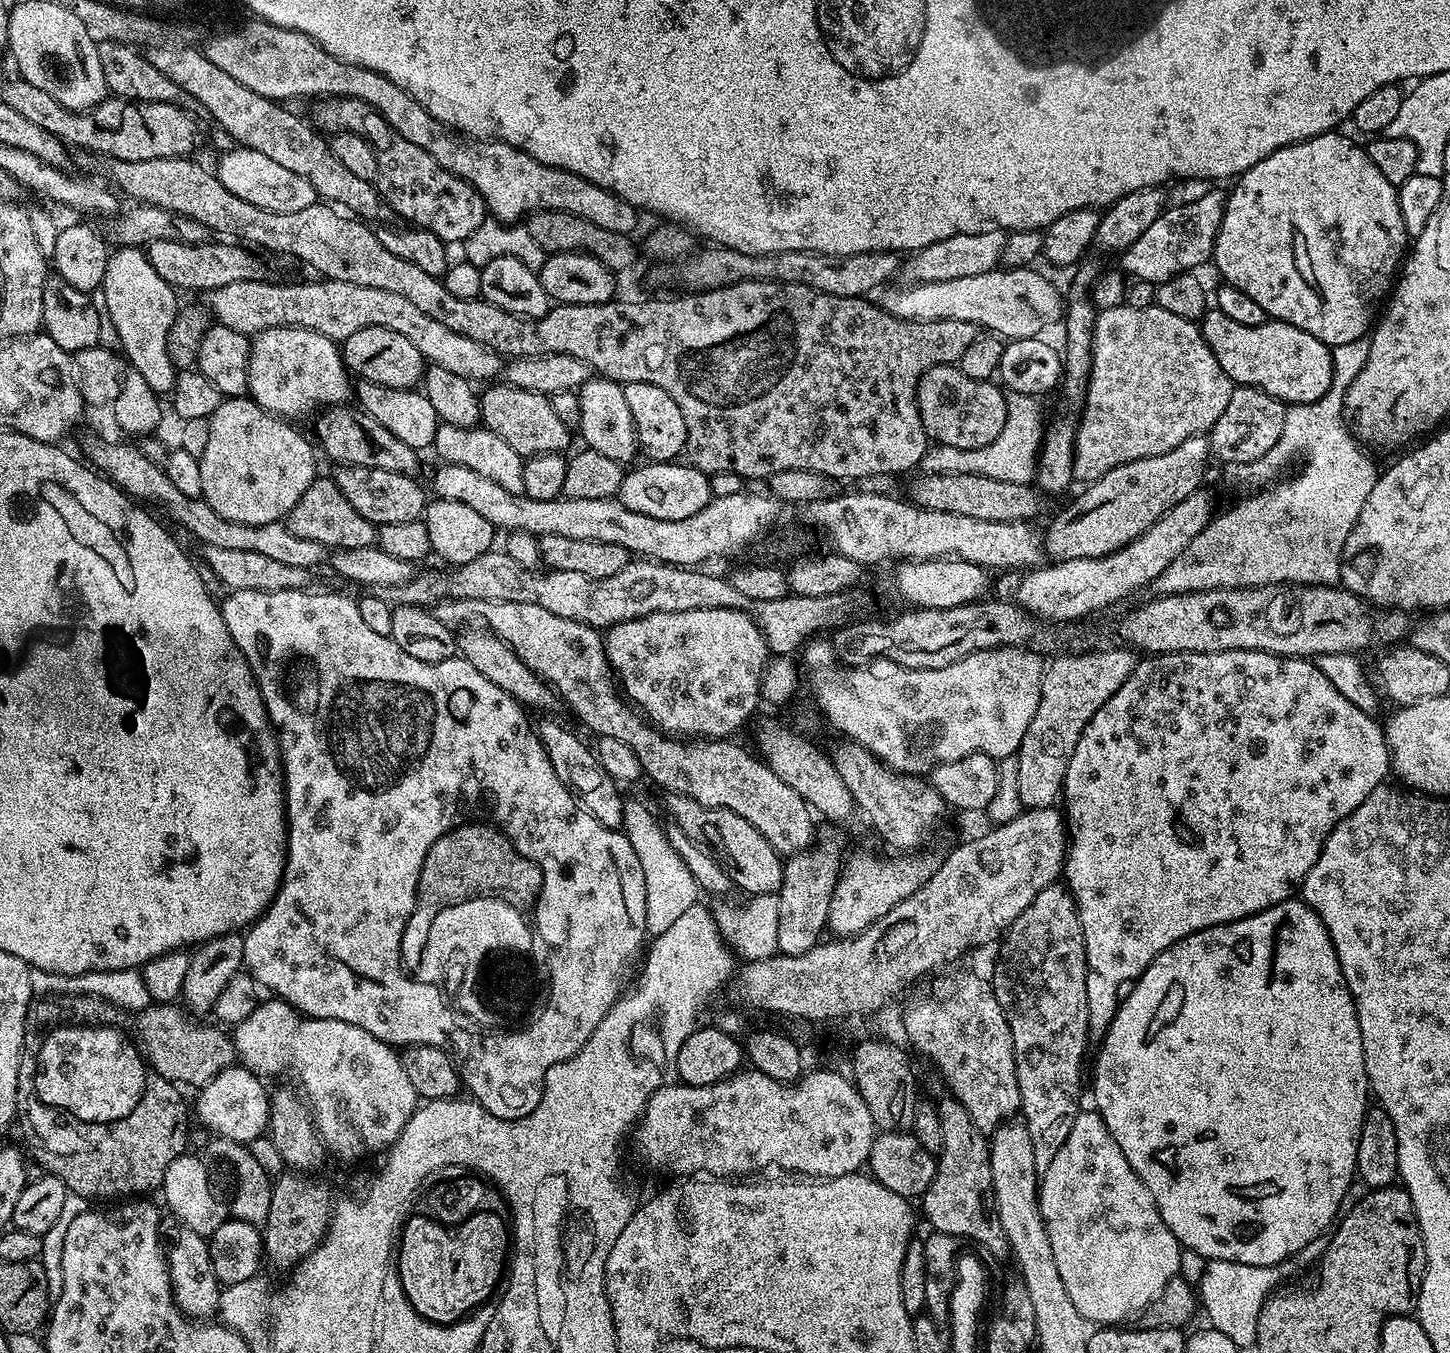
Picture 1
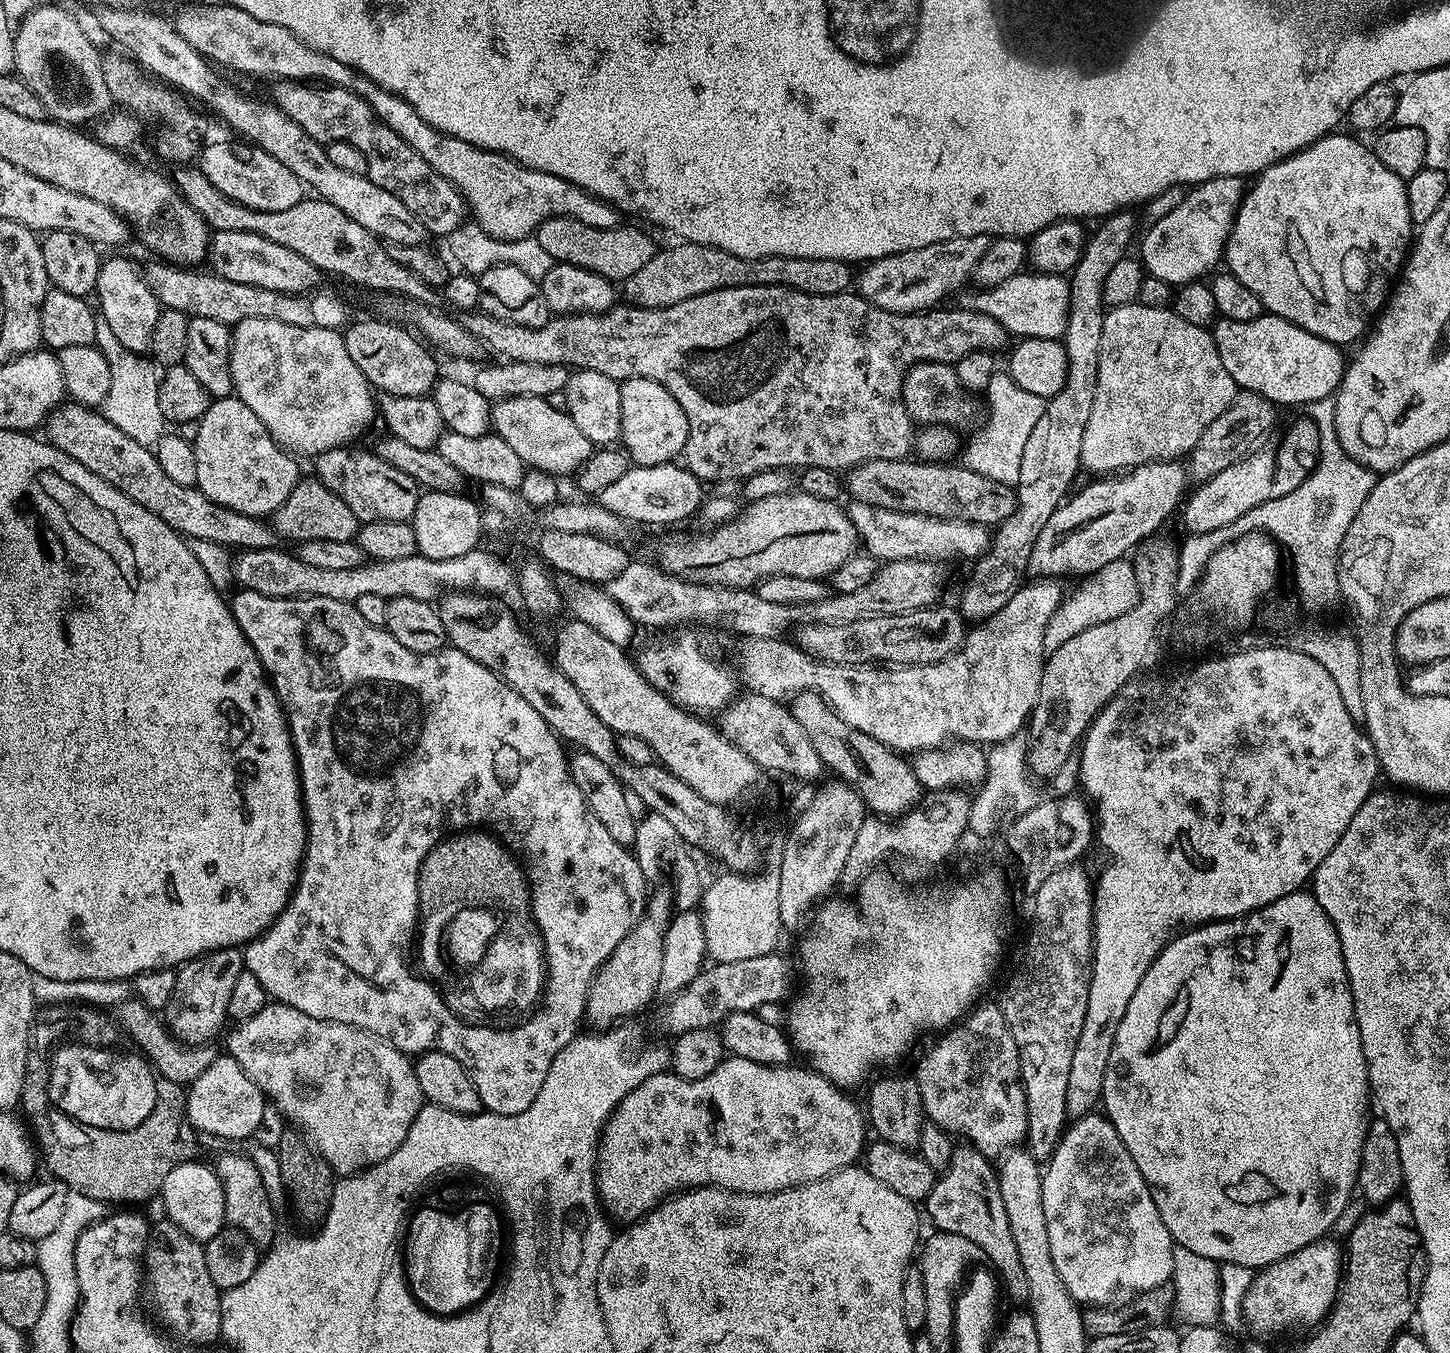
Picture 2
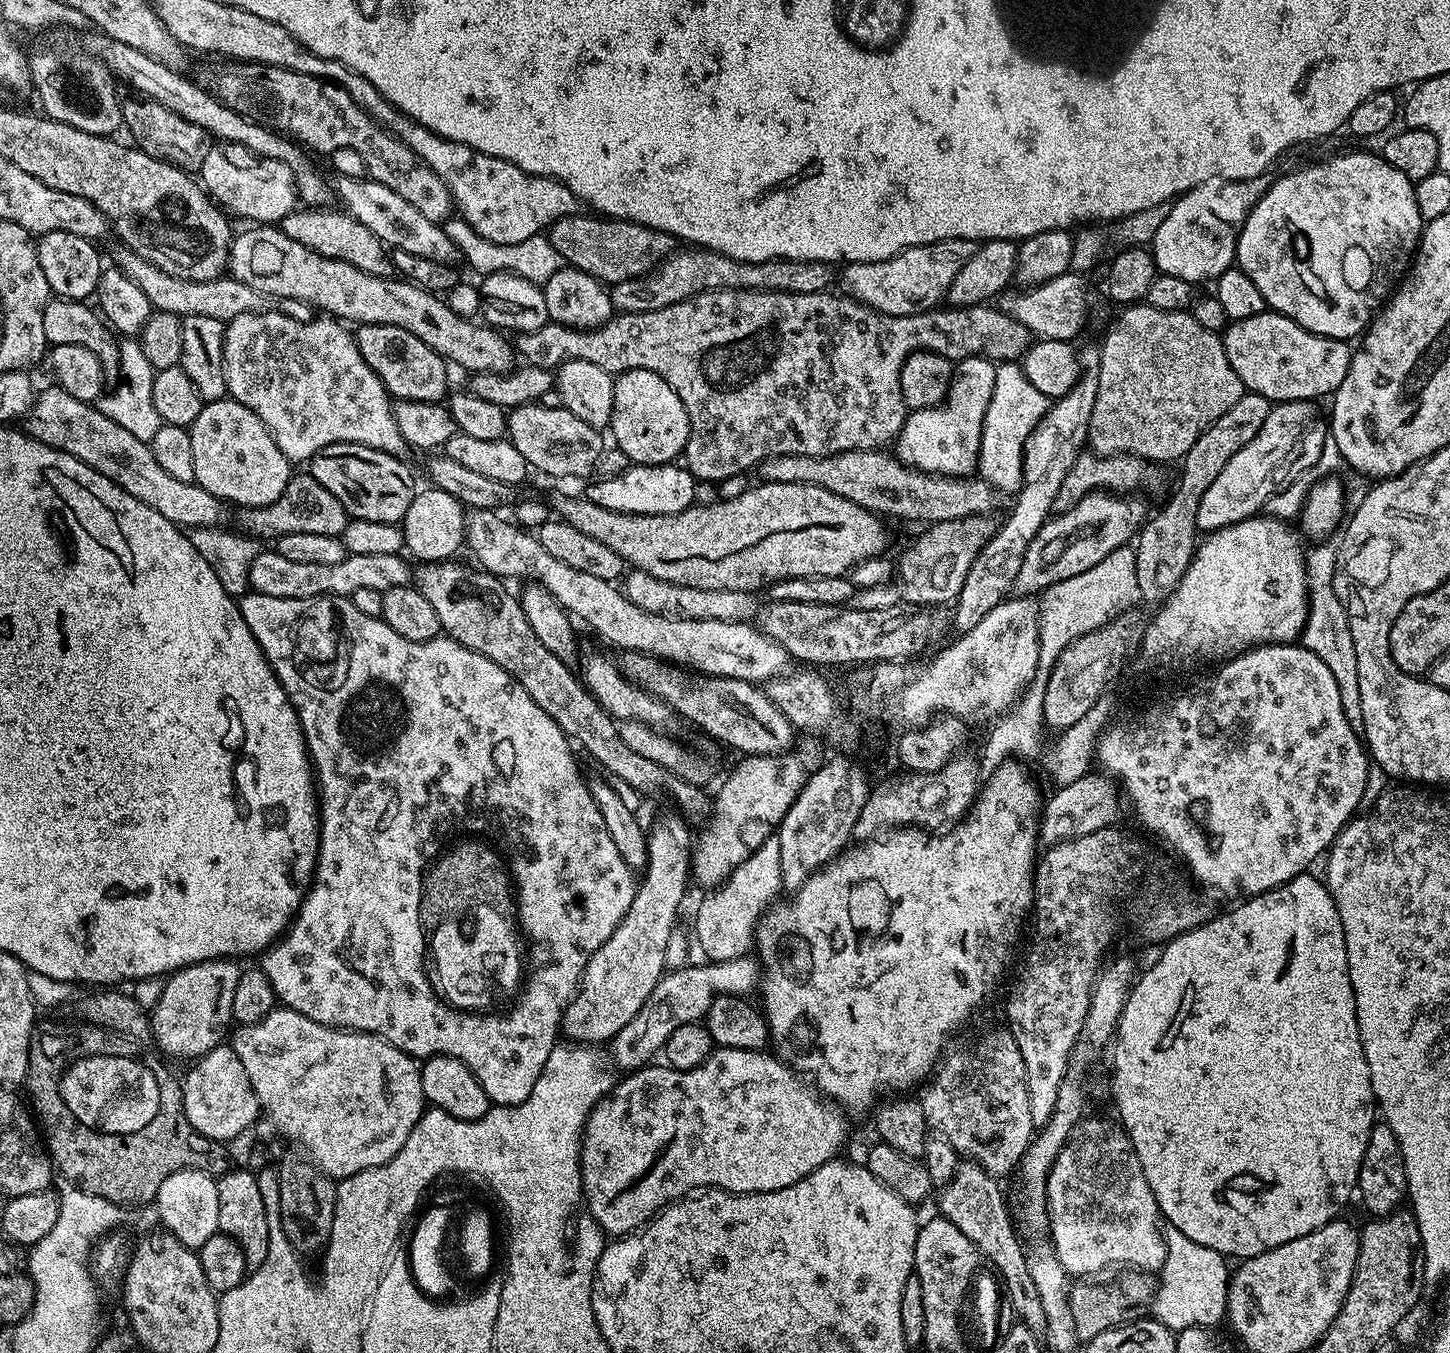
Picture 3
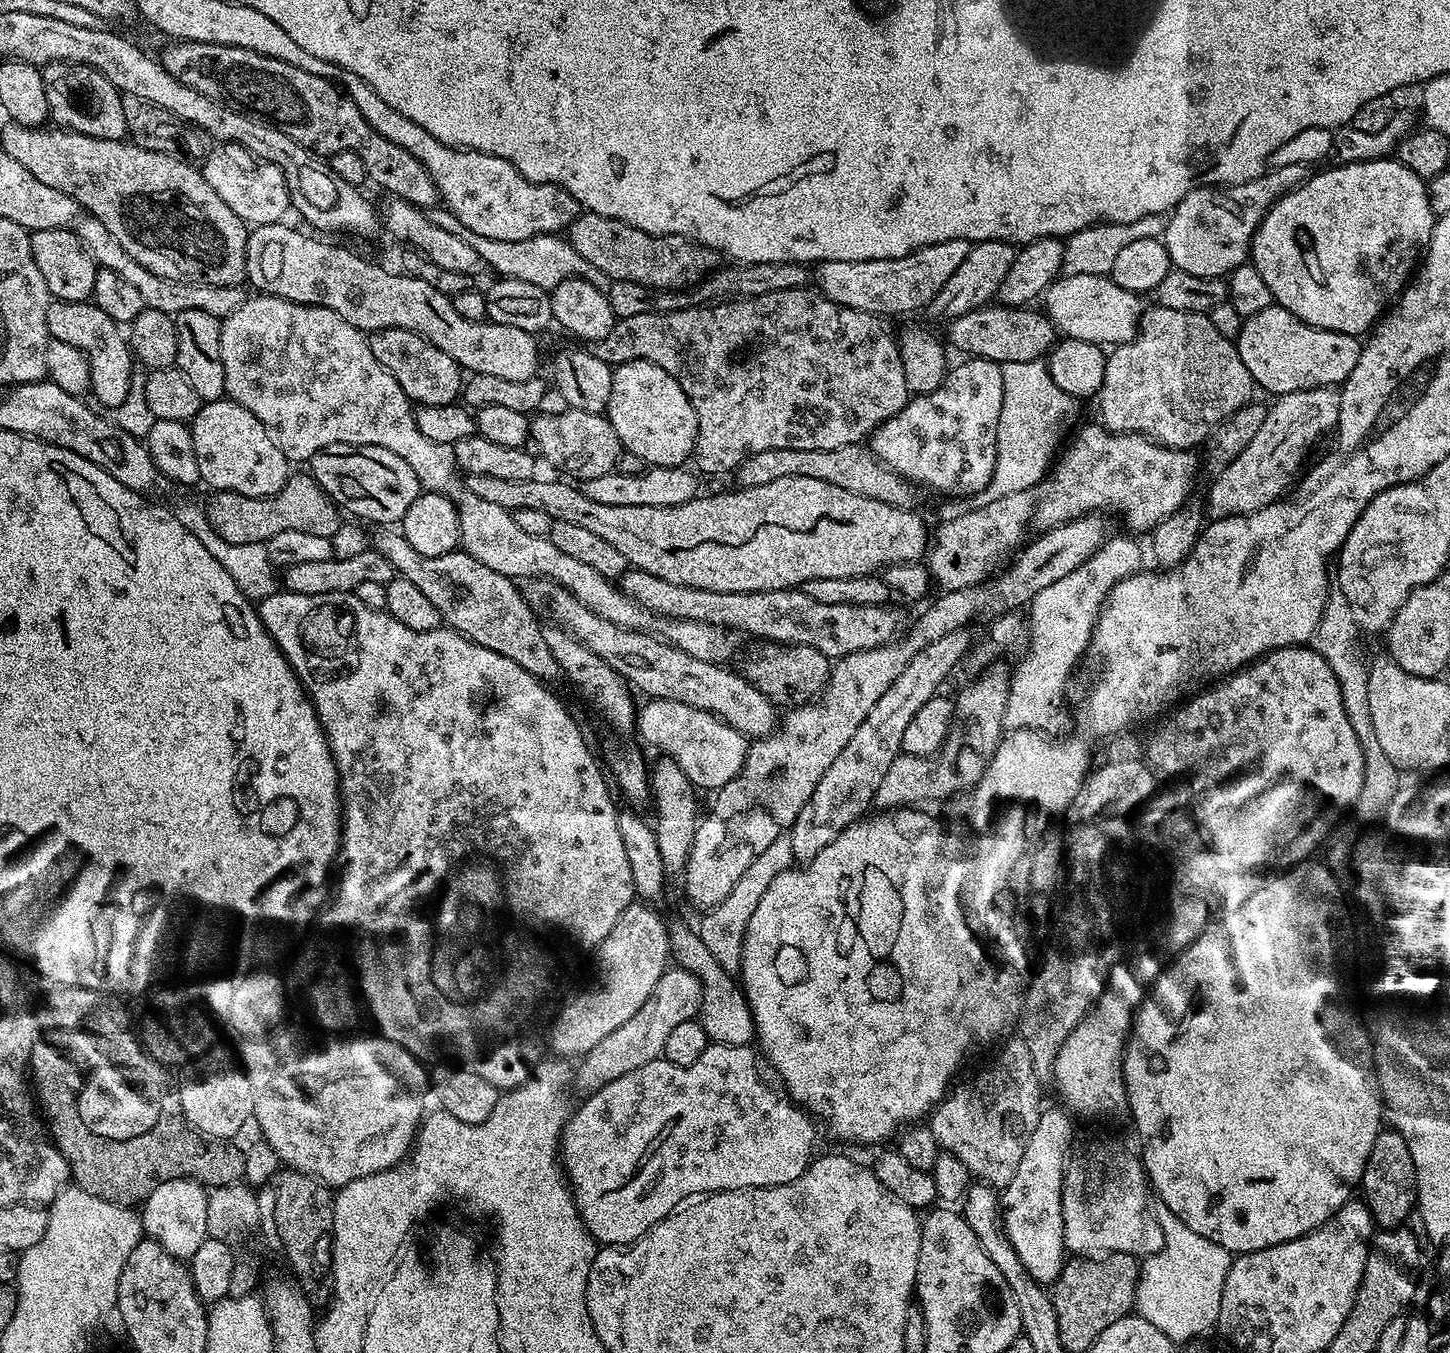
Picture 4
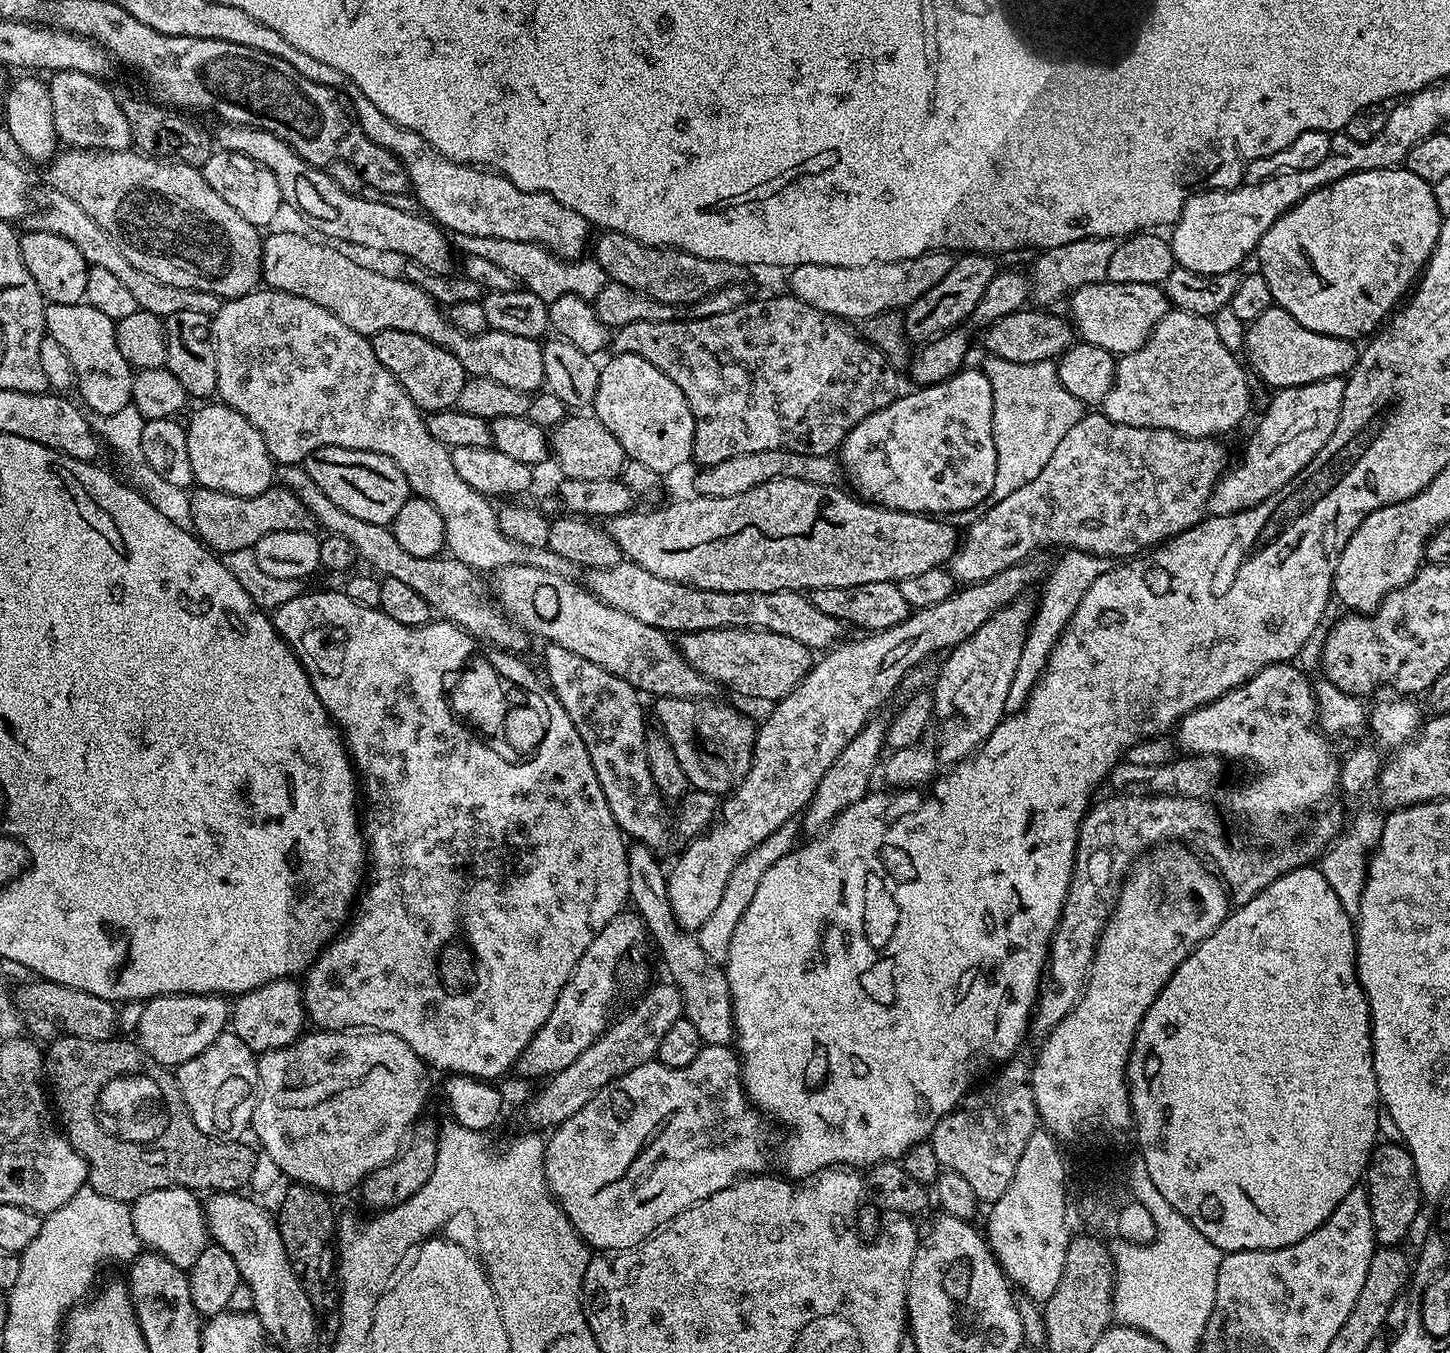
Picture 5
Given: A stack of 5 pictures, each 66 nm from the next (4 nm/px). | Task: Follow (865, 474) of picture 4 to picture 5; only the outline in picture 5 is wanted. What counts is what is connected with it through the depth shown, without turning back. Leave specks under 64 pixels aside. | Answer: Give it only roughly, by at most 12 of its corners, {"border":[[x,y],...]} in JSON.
{"border":[[738,454],[701,467],[695,495],[734,498],[786,478],[835,485],[832,456]]}

